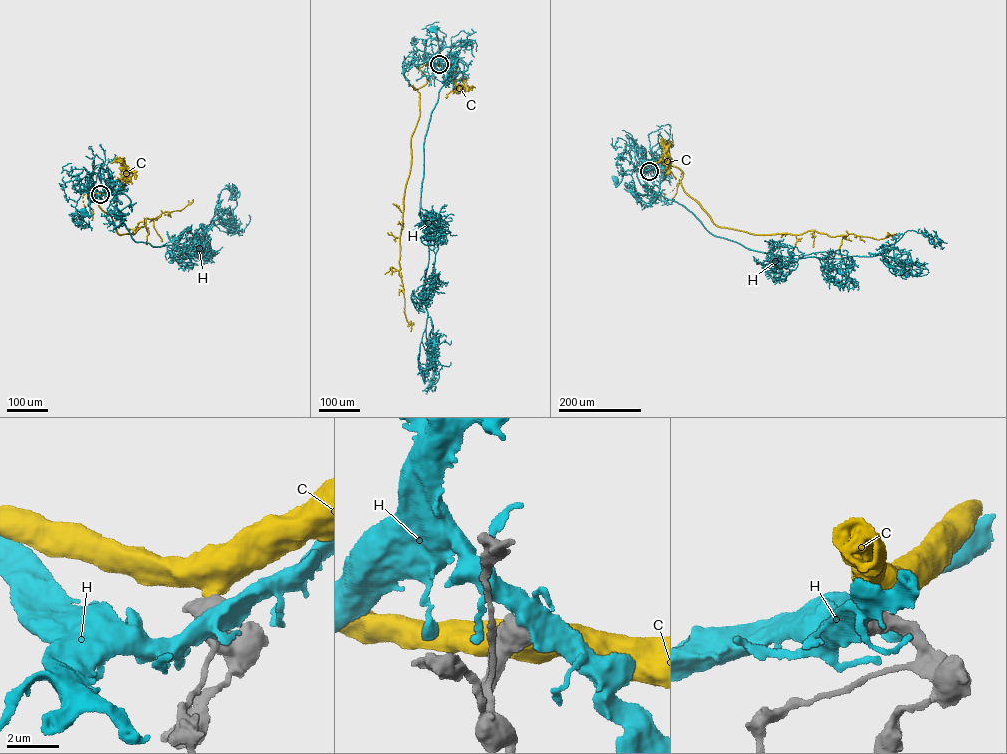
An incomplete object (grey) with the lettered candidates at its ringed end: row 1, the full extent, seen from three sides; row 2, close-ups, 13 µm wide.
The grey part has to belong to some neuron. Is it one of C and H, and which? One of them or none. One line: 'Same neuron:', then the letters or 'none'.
Same neuron: none

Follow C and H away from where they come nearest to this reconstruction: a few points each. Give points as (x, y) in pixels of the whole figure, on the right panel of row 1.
C: (649, 171), (658, 166), (680, 169), (684, 190), (719, 226), (756, 234), (812, 230), (880, 239), (896, 233)
H: (649, 171), (628, 170), (621, 182), (617, 185), (616, 183)

